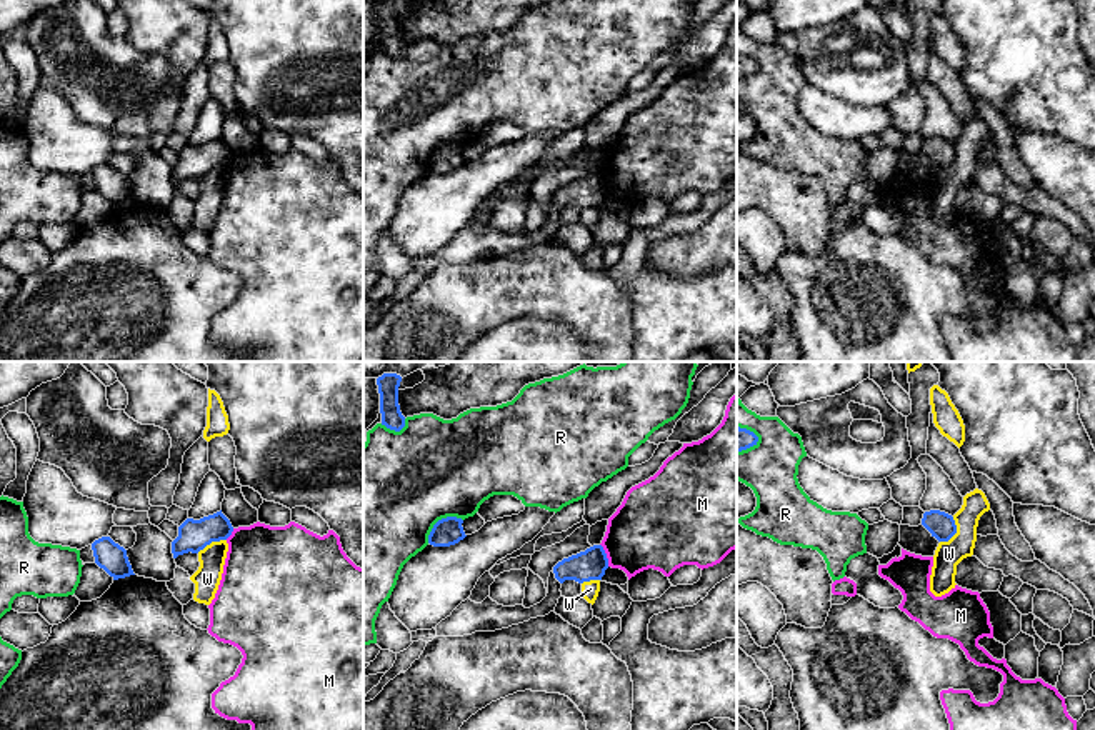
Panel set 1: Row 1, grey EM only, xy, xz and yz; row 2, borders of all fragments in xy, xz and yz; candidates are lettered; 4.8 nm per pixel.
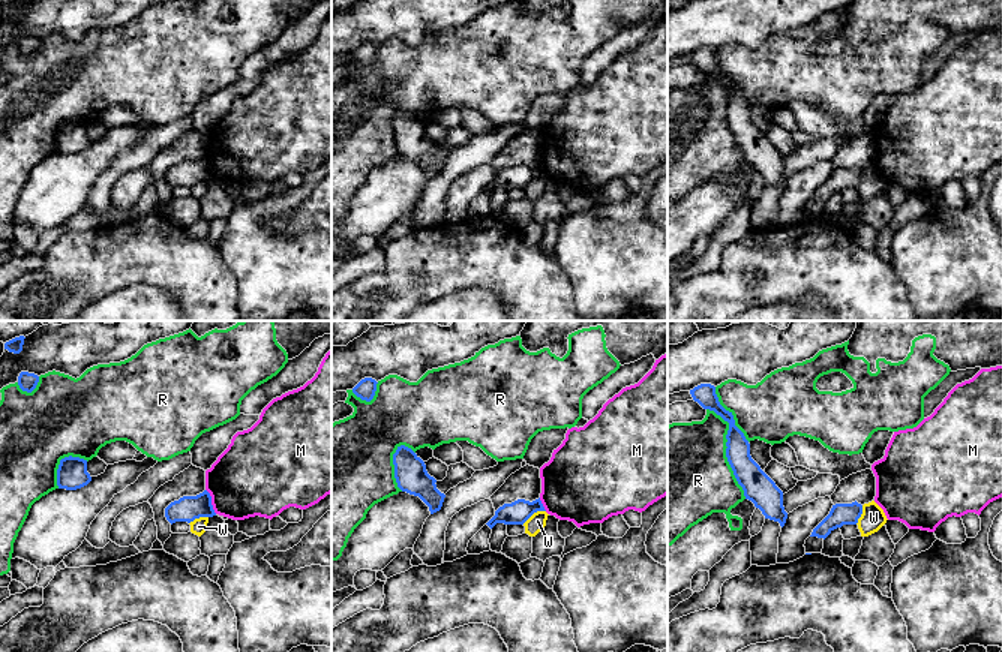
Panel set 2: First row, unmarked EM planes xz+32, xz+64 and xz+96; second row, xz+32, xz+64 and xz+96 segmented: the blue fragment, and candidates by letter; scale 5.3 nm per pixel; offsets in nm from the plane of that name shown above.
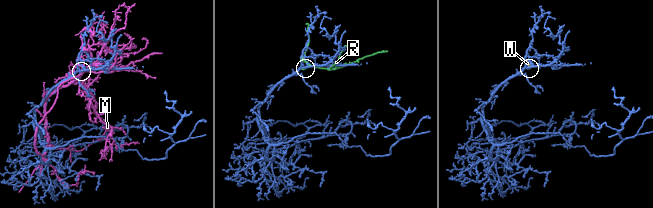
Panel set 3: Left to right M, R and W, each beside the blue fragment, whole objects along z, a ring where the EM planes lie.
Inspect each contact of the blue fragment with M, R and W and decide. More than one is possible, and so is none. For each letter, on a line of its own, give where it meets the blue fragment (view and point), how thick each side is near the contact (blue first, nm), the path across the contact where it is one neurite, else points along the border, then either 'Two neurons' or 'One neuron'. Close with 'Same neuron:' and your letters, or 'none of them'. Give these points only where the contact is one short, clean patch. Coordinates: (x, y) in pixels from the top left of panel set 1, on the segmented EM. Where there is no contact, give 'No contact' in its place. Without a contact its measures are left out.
M: Touches blue at xz (605, 555). Thickness 150 nm (blue) against 360 nm. Two neurons
R: Touches blue at xz (439, 520). Thickness 140 nm (blue) against 500 nm. Two neurons
W: Touches blue at yz (955, 532). Thickness 130 nm (blue) against 130 nm. Boundary: yz (954, 517), (955, 532), (940, 542). Two neurons
Same neuron: none of them

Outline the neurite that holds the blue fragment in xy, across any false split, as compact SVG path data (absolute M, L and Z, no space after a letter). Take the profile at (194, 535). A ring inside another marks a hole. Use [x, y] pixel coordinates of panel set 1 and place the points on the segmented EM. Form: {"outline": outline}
{"outline": "M220 512L200 520L187 518L172 542L173 558L183 553L198 553L212 542L227 540L233 532L230 520Z"}

